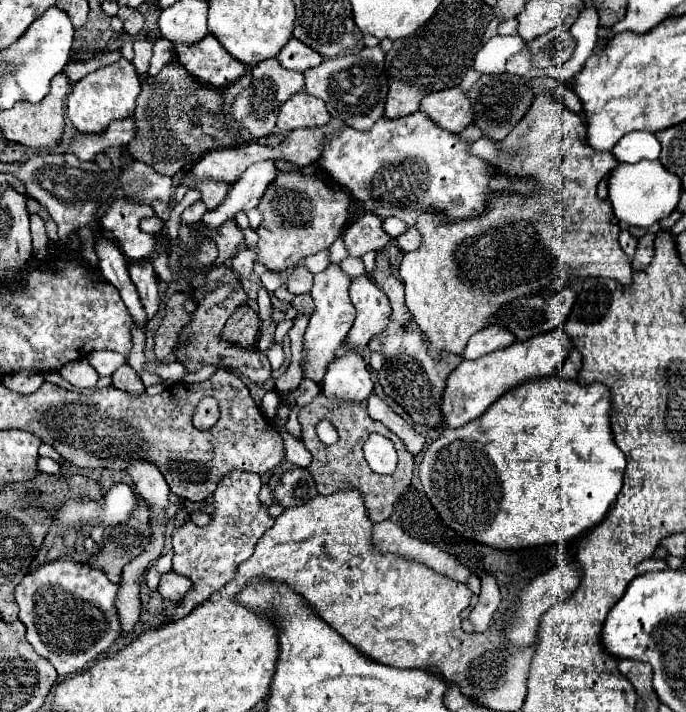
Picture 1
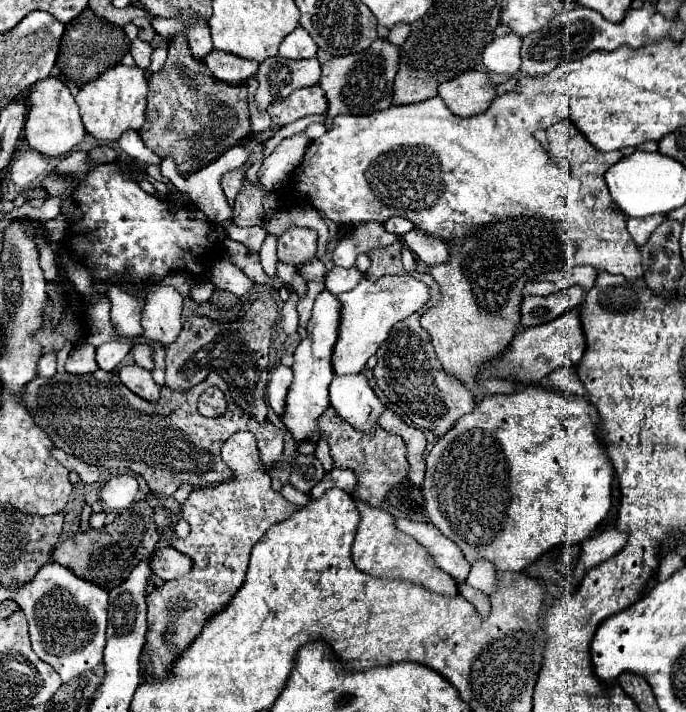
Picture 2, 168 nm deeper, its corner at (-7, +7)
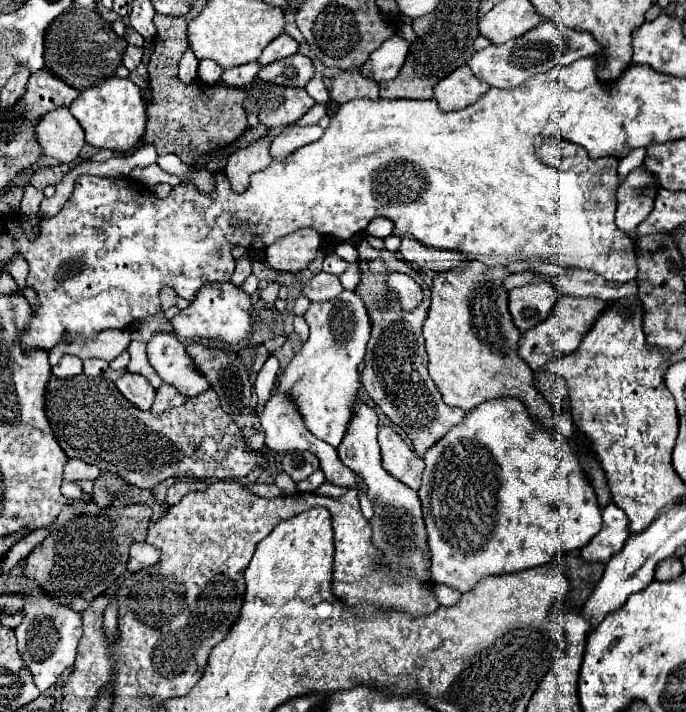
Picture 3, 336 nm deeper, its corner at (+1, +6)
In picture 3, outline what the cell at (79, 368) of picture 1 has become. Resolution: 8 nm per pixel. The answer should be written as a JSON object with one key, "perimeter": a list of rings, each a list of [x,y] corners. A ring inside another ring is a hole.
{"perimeter":[[[63,355],[61,361],[51,369],[51,373],[57,377],[57,379],[69,379],[69,377],[75,377],[83,371],[83,365],[81,365],[81,359],[75,357],[75,355]]]}

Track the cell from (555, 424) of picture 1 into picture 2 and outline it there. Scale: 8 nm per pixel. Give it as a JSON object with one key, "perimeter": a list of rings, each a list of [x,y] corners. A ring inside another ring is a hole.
{"perimeter":[[[529,384],[525,388],[515,390],[513,394],[497,394],[487,396],[481,402],[477,402],[475,410],[461,416],[457,420],[457,426],[453,426],[445,436],[437,440],[437,444],[431,448],[431,452],[425,456],[427,460],[427,472],[423,482],[423,494],[425,494],[425,508],[431,522],[445,534],[449,540],[453,540],[465,558],[469,562],[477,558],[491,560],[499,570],[523,570],[531,562],[535,562],[537,556],[541,556],[545,550],[565,544],[567,546],[581,543],[581,540],[589,538],[593,530],[605,520],[611,508],[611,482],[613,482],[613,462],[609,460],[609,452],[605,452],[605,444],[597,440],[597,428],[601,428],[601,420],[597,420],[597,408],[589,404],[589,398],[585,396],[569,396],[561,390],[543,388],[541,384]]]}

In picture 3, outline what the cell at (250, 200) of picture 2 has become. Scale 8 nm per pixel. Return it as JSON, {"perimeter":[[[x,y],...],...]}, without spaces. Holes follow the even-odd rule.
{"perimeter":[[[271,131],[263,135],[261,139],[253,141],[251,145],[237,149],[235,153],[229,155],[229,163],[225,167],[225,175],[231,181],[231,189],[235,193],[243,193],[249,185],[249,177],[261,169],[265,169],[271,161]]]}

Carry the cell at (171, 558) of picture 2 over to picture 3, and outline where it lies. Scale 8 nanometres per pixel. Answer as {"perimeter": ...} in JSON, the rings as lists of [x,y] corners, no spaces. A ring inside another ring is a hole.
{"perimeter":[[[133,543],[131,549],[129,549],[127,569],[129,569],[131,573],[135,573],[135,571],[139,571],[139,569],[145,569],[145,567],[157,563],[157,561],[159,561],[159,555],[161,555],[161,553],[159,553],[157,549],[153,549],[151,545],[147,545],[147,543]]]}

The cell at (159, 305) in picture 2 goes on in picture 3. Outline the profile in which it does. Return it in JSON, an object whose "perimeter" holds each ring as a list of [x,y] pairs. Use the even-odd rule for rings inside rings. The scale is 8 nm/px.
{"perimeter":[[[155,333],[147,343],[147,359],[165,383],[173,385],[185,397],[197,397],[211,387],[173,333]]]}

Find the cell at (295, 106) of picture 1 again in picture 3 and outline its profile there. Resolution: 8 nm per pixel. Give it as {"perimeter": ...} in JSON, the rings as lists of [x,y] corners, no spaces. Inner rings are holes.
{"perimeter":[[[253,81],[245,89],[243,109],[253,113],[265,127],[285,127],[299,121],[315,101],[307,95],[305,89],[297,87],[279,87],[265,81]]]}

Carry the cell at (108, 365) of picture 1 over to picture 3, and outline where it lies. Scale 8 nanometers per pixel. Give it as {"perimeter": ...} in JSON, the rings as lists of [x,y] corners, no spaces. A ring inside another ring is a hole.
{"perimeter":[[[85,359],[83,361],[83,373],[89,375],[89,377],[97,377],[97,375],[103,375],[107,371],[107,361],[103,359]]]}

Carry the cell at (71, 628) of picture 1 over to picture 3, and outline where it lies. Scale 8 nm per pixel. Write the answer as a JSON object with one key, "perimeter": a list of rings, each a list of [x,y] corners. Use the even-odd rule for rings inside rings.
{"perimeter":[[[41,587],[21,595],[25,599],[25,609],[23,609],[23,623],[15,629],[17,649],[21,659],[25,661],[25,667],[29,667],[29,673],[37,689],[47,691],[51,685],[57,683],[57,679],[63,675],[65,669],[73,667],[77,645],[83,635],[81,615],[47,597],[41,591]]]}

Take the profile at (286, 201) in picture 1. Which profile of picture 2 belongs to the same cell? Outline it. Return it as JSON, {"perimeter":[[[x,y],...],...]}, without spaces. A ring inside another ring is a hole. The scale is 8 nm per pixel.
{"perimeter":[[[289,226],[277,238],[277,258],[285,264],[299,266],[315,256],[317,250],[317,232],[311,228]]]}

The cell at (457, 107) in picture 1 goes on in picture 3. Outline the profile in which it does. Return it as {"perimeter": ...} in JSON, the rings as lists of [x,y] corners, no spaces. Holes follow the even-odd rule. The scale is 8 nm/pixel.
{"perimeter":[[[463,65],[435,85],[435,99],[441,111],[459,111],[479,101],[487,91],[489,85],[479,81],[469,65]]]}

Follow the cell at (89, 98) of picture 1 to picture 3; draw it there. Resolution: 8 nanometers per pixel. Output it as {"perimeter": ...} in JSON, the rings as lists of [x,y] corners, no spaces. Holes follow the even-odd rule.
{"perimeter":[[[109,77],[97,87],[85,89],[77,101],[69,107],[71,115],[79,121],[85,131],[85,141],[97,149],[109,149],[115,153],[127,153],[135,149],[145,133],[145,101],[141,97],[141,89],[121,77]]]}

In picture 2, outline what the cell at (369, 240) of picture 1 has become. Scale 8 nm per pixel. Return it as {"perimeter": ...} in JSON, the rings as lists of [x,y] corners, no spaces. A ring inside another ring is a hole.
{"perimeter":[[[363,222],[351,234],[339,240],[333,252],[333,262],[337,266],[351,268],[359,254],[367,254],[373,248],[389,246],[393,242],[397,242],[397,236],[389,234],[381,222]]]}

